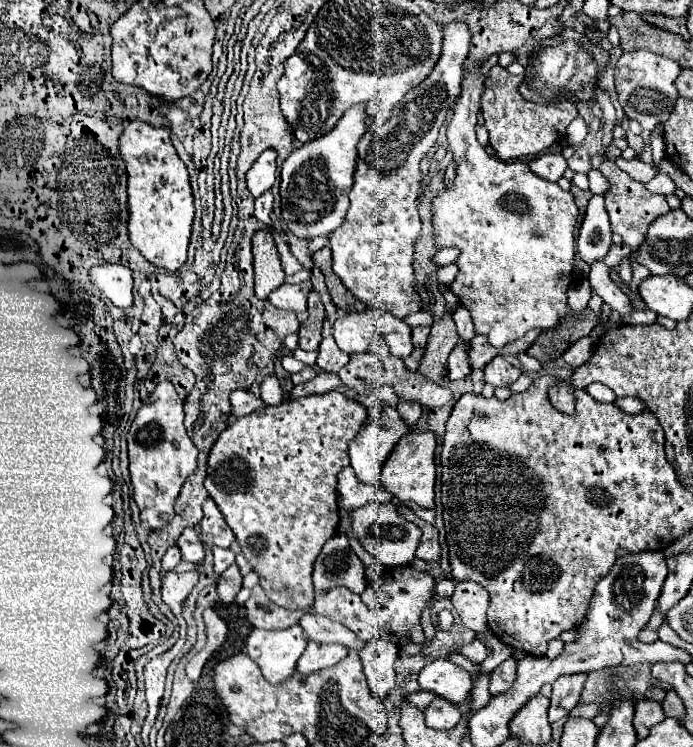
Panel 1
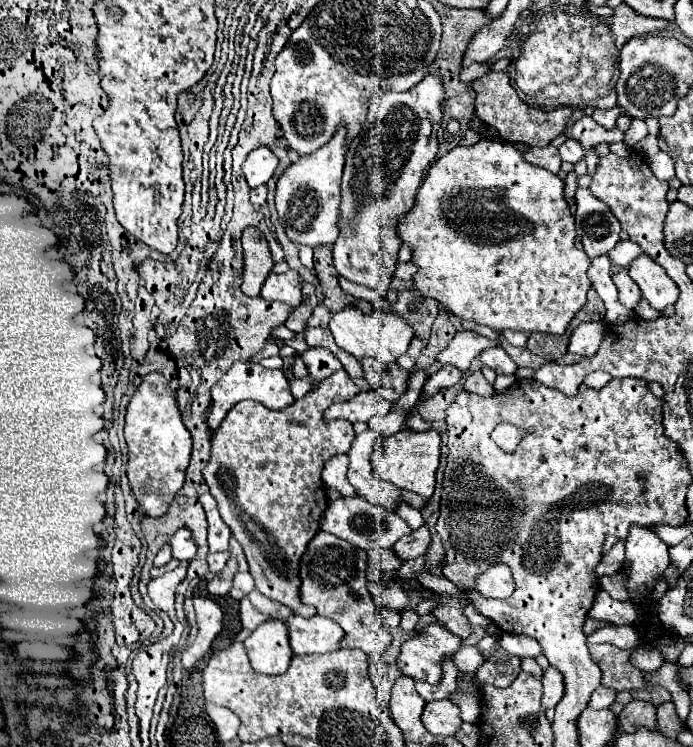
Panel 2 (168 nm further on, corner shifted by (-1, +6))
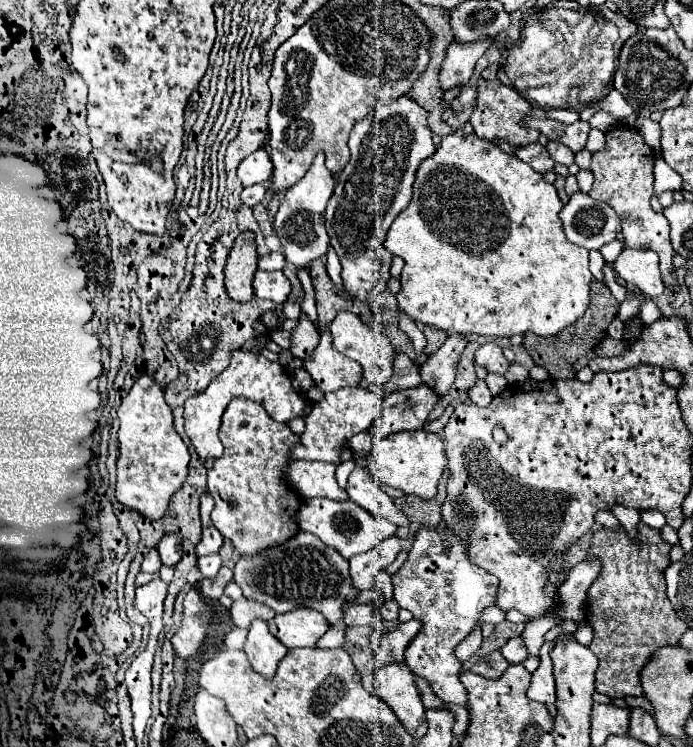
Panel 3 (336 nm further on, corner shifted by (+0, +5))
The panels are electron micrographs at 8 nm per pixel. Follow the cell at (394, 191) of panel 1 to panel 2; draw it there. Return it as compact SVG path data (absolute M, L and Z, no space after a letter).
M424 76L420 84L406 92L384 92L372 100L368 120L364 122L358 136L350 142L346 154L346 166L342 176L342 204L340 204L340 236L332 246L332 262L340 276L354 284L376 290L382 298L388 294L392 274L398 264L398 250L402 240L398 236L400 216L412 210L416 190L422 184L424 172L438 154L436 134L442 126L444 110L444 82L440 76Z

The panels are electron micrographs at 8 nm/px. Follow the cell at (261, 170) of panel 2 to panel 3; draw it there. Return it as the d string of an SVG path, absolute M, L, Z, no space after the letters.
M257 149L249 157L245 157L237 167L237 175L243 185L265 183L271 179L271 171L273 171L273 165L265 149Z

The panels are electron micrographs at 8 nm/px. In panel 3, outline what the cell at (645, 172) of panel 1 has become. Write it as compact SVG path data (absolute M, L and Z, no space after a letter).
M591 129L591 133L589 133L589 137L587 137L587 145L585 145L585 149L587 151L599 151L599 149L603 149L605 147L605 135L603 135L603 131L599 131L599 129Z

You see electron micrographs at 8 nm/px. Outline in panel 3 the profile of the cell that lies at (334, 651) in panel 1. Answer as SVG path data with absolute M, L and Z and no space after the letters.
M293 609L293 613L275 615L267 621L269 631L289 649L315 647L315 641L327 631L327 621L315 609Z

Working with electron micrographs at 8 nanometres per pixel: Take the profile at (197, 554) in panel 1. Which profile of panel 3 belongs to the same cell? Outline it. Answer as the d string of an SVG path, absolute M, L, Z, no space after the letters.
M177 533L173 535L165 535L159 543L157 543L157 553L161 557L161 563L163 565L177 565L181 555L183 555L183 549L181 549L181 537Z

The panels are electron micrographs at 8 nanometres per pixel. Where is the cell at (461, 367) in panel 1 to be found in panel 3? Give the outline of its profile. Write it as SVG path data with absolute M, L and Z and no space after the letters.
M425 383L415 389L391 393L383 399L383 411L375 419L371 433L375 437L387 437L397 431L421 429L437 401L437 393Z

